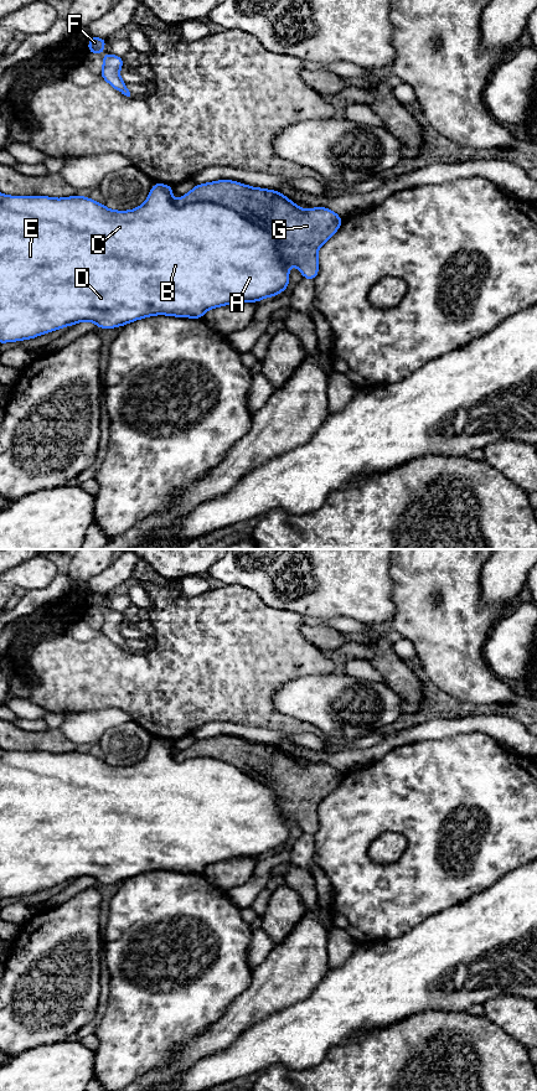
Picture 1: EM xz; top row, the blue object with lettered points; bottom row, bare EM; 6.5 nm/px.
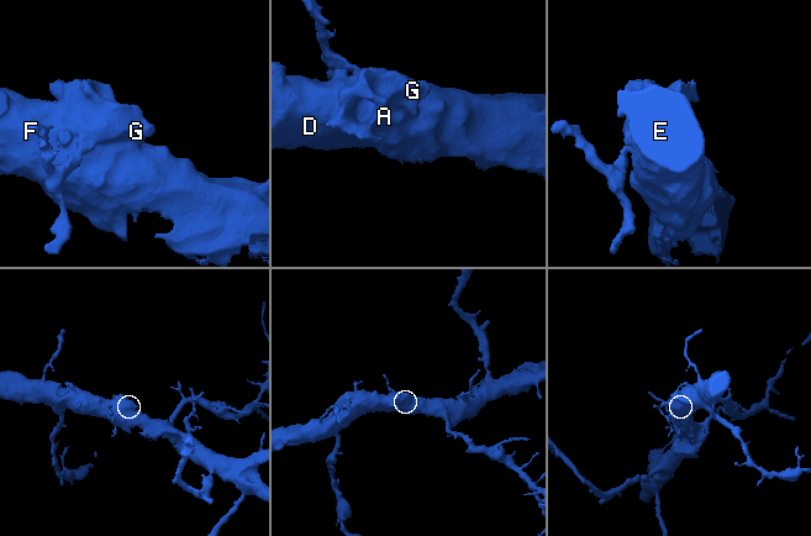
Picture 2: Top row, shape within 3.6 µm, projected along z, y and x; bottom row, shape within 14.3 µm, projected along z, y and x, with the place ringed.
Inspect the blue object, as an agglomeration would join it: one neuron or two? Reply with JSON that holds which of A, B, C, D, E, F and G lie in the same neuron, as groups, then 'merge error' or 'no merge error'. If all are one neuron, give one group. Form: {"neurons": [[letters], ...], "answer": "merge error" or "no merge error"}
{"neurons": [["A", "B", "C", "D", "E"], ["F", "G"]], "answer": "merge error"}

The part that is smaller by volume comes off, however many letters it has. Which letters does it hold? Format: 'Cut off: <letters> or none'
Cut off: F, G

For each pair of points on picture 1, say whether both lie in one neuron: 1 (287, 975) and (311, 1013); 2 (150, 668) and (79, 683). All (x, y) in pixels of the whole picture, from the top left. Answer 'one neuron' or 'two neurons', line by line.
1: two neurons
2: one neuron

